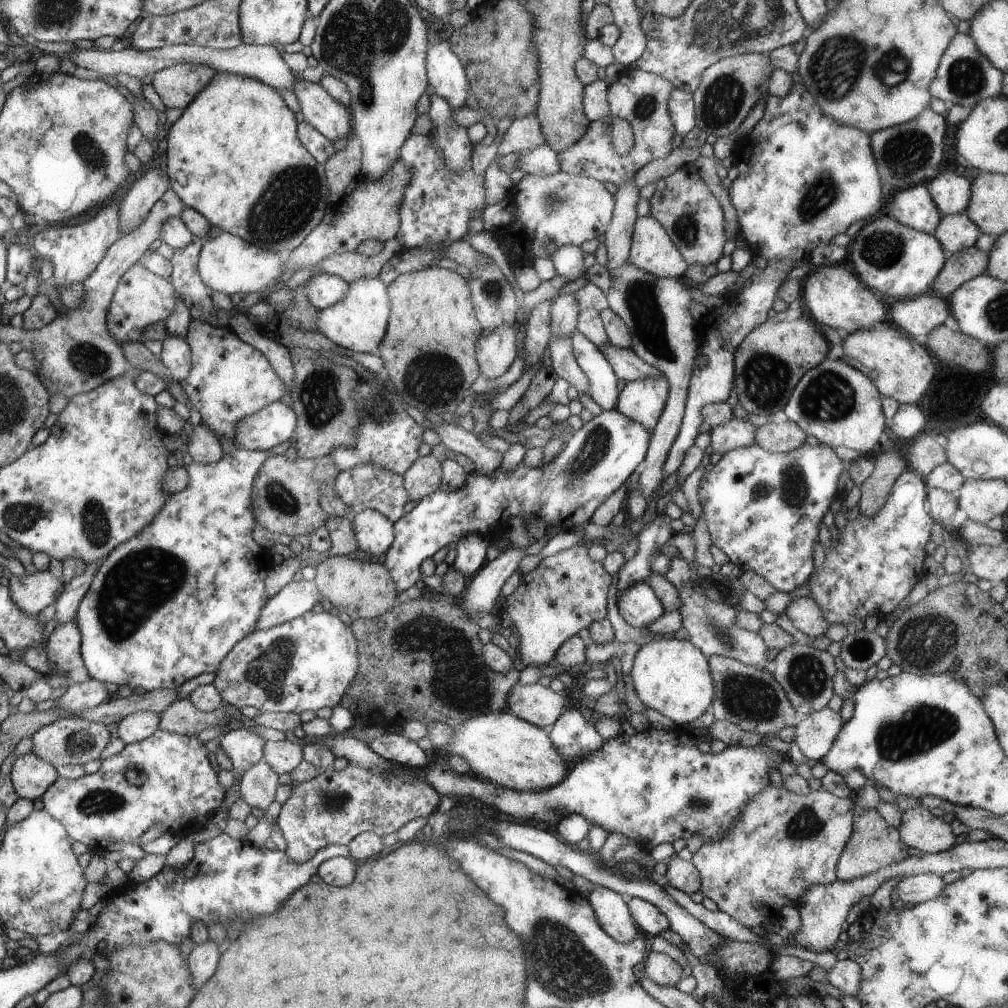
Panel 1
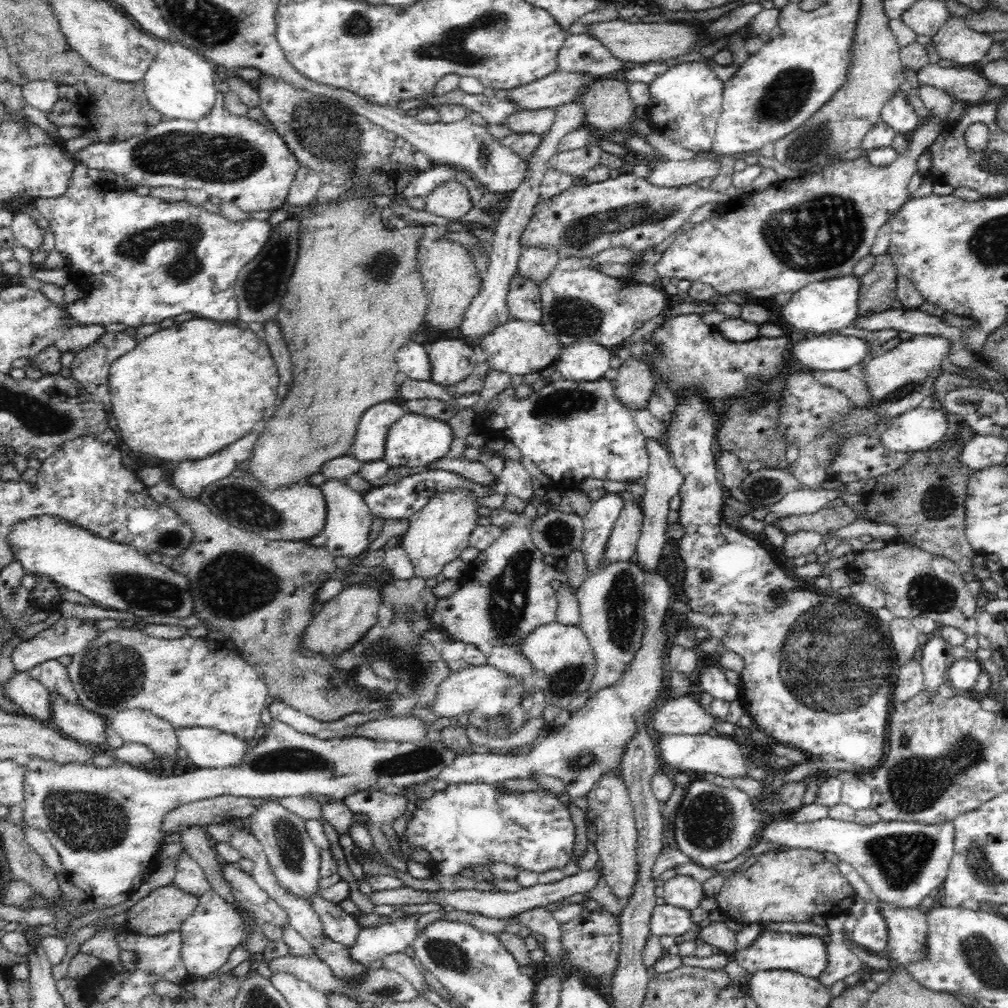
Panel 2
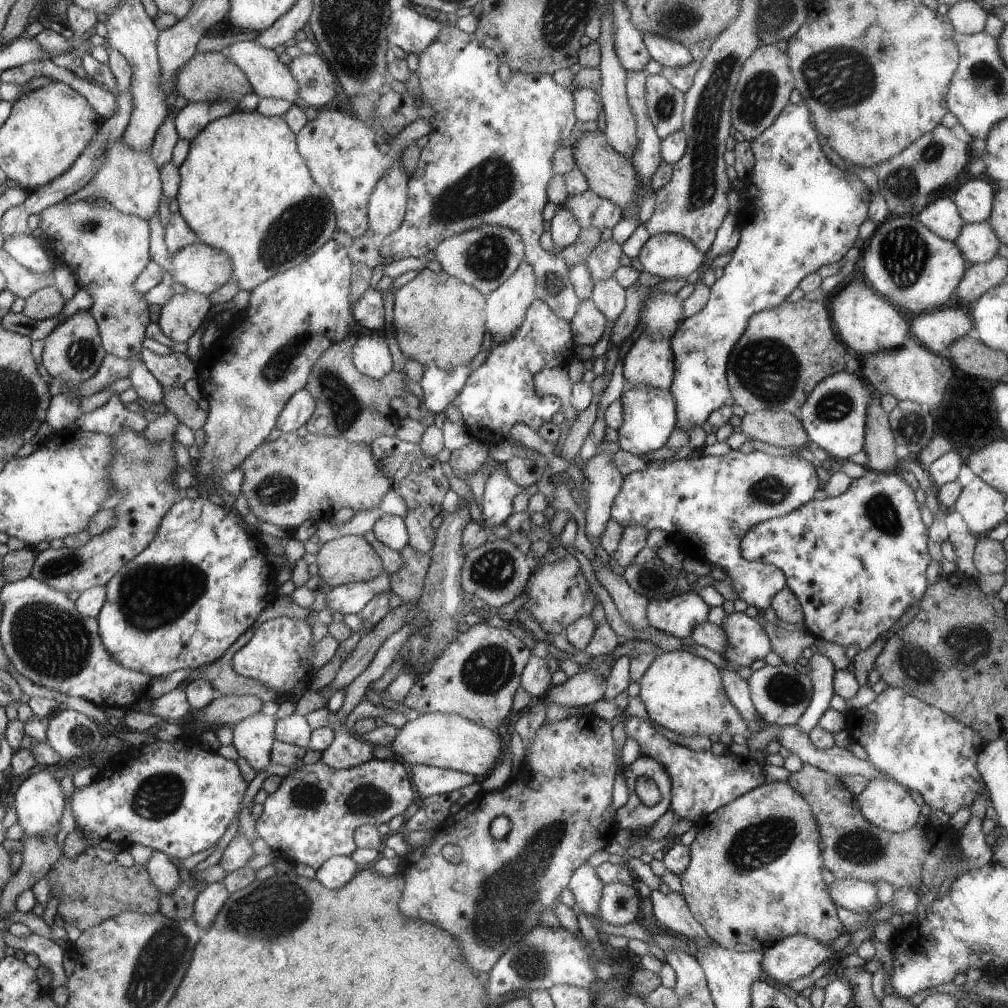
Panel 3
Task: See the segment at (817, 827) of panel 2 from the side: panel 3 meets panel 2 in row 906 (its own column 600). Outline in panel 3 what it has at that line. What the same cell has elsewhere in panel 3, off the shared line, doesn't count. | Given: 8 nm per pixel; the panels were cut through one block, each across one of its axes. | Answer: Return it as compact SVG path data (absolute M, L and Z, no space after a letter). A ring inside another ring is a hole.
M626 880L605 884L597 916L615 927L623 927L628 925L628 922L634 922L640 916L640 898L638 898L638 892L632 886L626 886Z

